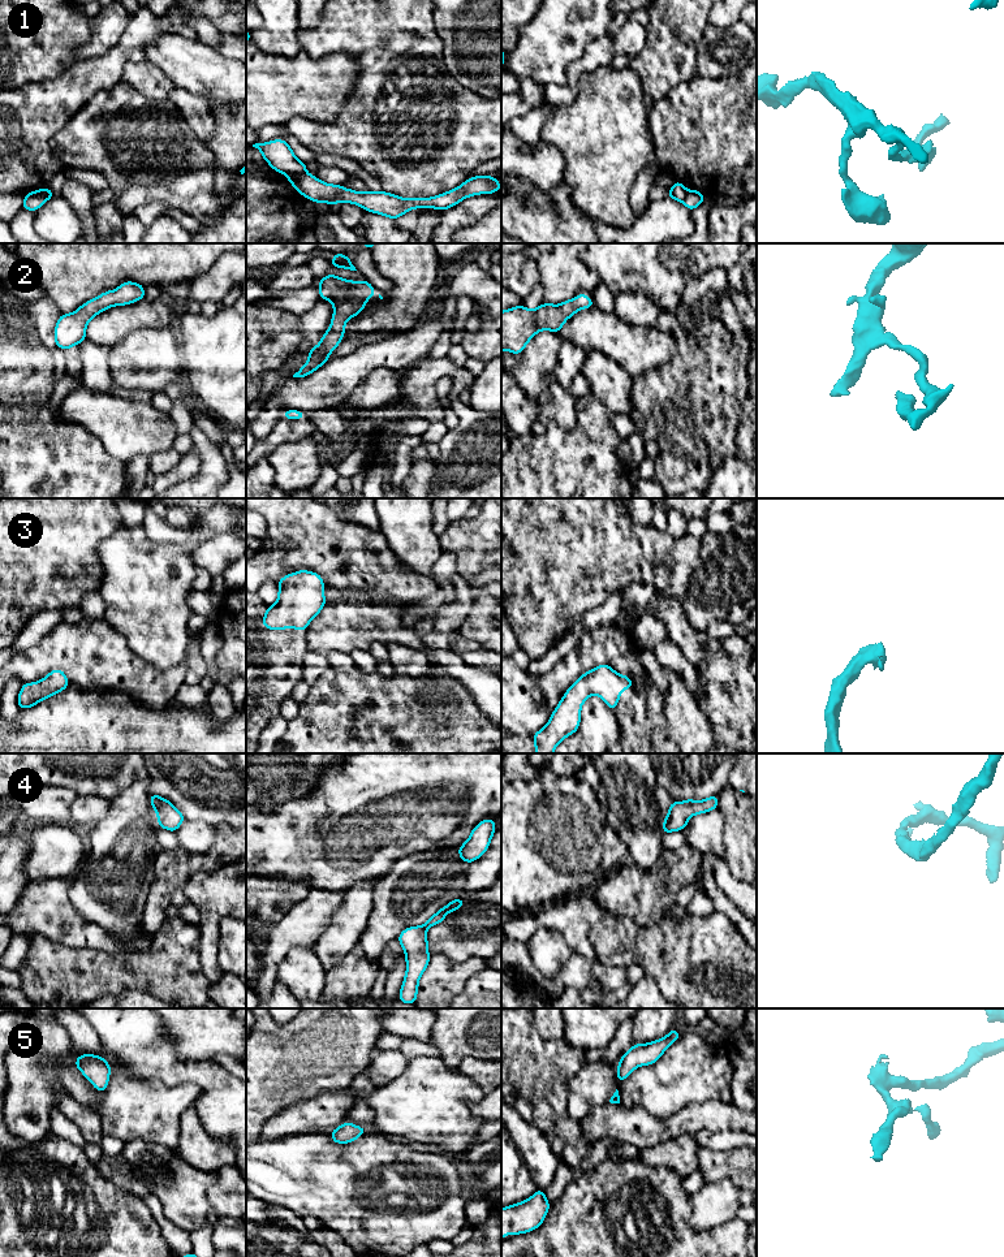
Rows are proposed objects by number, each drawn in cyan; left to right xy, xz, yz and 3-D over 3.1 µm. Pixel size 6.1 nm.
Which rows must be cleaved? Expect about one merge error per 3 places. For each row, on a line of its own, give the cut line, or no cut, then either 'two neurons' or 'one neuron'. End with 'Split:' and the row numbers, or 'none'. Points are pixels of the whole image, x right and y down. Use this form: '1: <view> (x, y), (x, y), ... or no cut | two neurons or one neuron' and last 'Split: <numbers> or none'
1: xz (305, 171), (285, 175) | two neurons
2: no cut | one neuron
3: no cut | one neuron
4: no cut | one neuron
5: no cut | one neuron
Split: 1

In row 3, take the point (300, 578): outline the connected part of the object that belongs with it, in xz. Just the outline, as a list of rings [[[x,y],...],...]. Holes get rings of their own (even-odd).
[[[300,570],[283,576],[277,586],[277,601],[267,606],[263,628],[306,631],[311,619],[327,604],[323,578],[316,573]]]

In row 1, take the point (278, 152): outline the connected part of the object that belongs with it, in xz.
[[[273,139],[267,143],[255,143],[253,147],[262,152],[270,167],[283,174],[305,173],[306,163],[296,157],[293,150],[284,139]]]

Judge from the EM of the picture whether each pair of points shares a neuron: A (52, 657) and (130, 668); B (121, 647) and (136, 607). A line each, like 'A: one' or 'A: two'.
A: one
B: two

